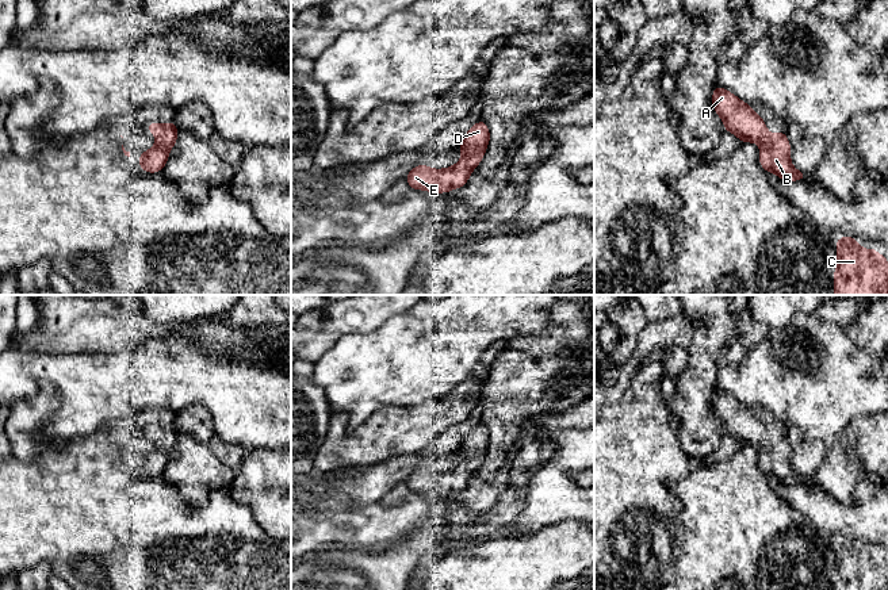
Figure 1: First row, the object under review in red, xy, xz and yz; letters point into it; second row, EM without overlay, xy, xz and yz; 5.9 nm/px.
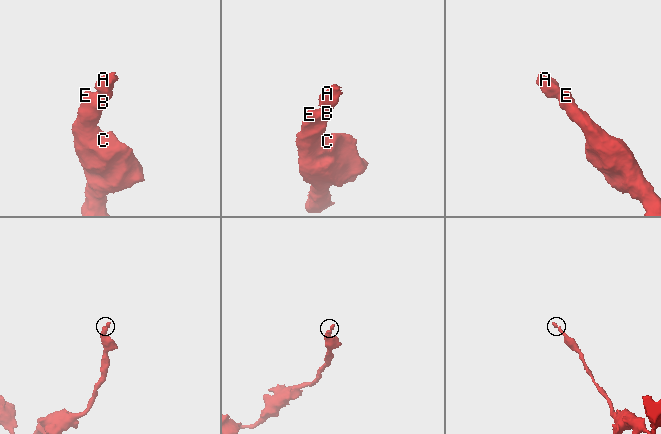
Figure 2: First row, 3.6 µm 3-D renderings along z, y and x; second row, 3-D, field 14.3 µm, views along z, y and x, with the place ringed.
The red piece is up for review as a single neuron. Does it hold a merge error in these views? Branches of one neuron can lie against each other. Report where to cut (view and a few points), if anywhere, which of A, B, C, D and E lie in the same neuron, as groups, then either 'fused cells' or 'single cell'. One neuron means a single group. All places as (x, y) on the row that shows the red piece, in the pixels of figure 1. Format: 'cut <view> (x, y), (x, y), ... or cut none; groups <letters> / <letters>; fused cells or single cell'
cut none; groups A B C D E; single cell

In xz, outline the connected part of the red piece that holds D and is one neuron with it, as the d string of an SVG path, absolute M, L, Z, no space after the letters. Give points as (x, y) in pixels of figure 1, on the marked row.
M486 122L475 123L458 146L462 160L445 169L430 169L426 164L417 165L407 175L406 180L412 189L429 192L449 192L466 185L471 172L485 157L490 141L490 131Z

